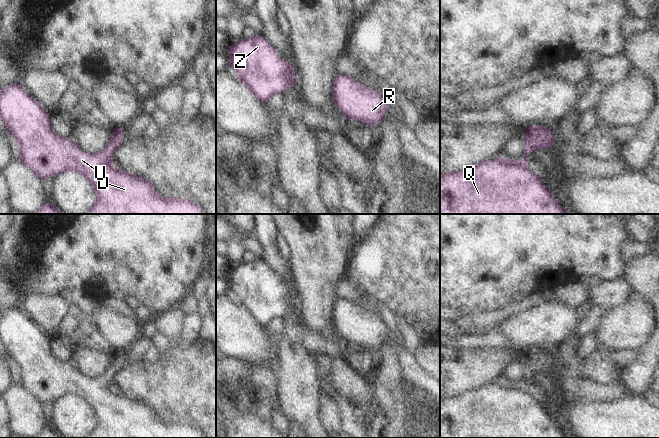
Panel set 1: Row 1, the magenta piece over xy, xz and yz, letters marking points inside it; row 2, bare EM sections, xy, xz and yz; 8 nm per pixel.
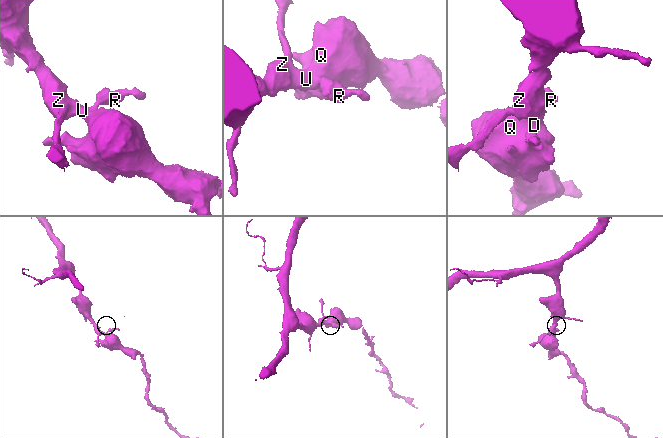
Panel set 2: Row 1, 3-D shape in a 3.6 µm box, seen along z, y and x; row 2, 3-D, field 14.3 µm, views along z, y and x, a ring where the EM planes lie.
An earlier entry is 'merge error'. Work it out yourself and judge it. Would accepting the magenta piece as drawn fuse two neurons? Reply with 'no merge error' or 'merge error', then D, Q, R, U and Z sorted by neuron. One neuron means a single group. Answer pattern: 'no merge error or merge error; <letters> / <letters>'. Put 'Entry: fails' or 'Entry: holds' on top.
Entry: fails
no merge error; D Q R U Z

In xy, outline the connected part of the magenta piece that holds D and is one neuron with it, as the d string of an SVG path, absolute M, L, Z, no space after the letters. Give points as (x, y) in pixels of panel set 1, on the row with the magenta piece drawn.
M18 82L9 85L0 92L0 116L7 131L15 138L19 145L20 161L40 179L54 177L63 171L76 171L83 175L95 190L97 200L86 214L205 214L196 203L178 199L164 198L156 193L149 180L124 172L122 169L113 168L113 154L123 144L125 128L113 128L111 141L104 150L90 155L82 151L71 138L63 139L51 130L50 114L29 94L27 94Z

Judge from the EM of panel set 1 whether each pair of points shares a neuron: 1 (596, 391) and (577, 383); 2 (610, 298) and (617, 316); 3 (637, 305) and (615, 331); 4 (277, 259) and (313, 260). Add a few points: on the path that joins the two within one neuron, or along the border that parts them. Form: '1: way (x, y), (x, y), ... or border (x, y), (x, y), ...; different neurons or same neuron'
1: way (591, 390), (582, 387); same neuron
2: border (627, 299), (625, 302), (606, 310); different neurons
3: way (635, 311), (621, 325); same neuron
4: border (286, 260), (293, 283); different neurons

